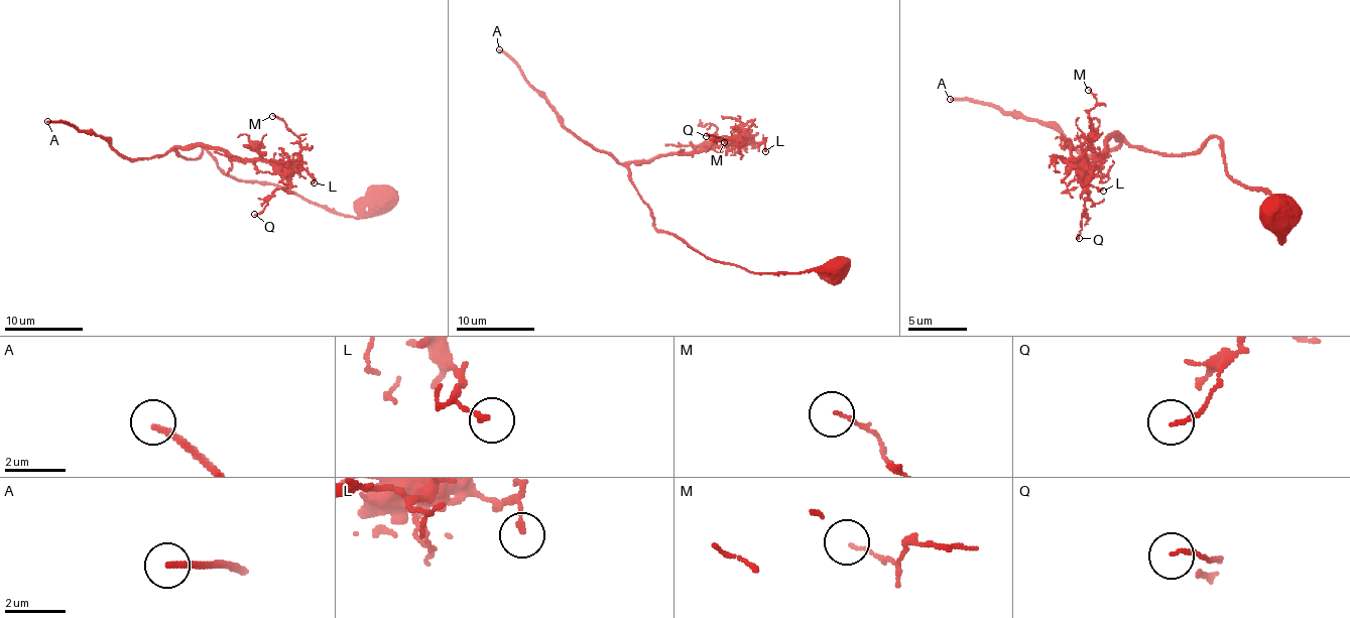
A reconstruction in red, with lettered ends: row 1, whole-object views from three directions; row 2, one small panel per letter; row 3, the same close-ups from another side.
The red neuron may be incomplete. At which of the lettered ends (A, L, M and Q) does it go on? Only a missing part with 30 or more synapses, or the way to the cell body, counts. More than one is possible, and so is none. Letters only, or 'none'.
A

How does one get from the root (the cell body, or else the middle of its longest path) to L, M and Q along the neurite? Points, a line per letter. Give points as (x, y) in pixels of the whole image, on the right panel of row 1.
L: (1282, 217), (1282, 241), (1282, 211), (1227, 172), (1218, 137), (1158, 155), (1115, 134), (1088, 167), (1103, 191)
M: (1282, 217), (1282, 241), (1282, 211), (1227, 172), (1218, 137), (1158, 155), (1115, 134), (1085, 164), (1088, 90)
Q: (1282, 217), (1282, 241), (1282, 211), (1227, 172), (1218, 137), (1158, 155), (1115, 134), (1088, 178), (1079, 238)

